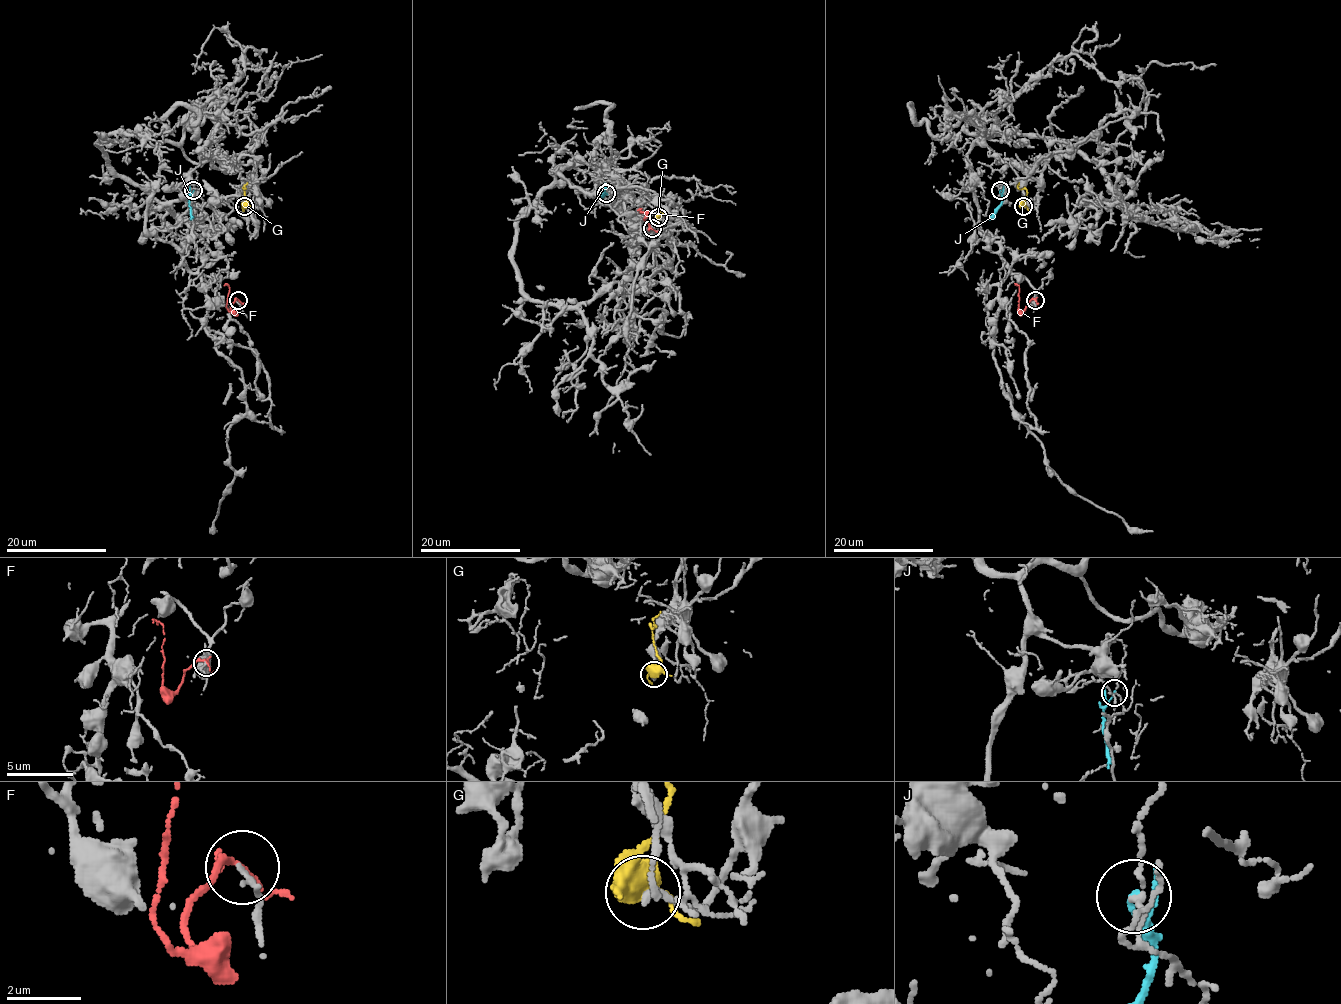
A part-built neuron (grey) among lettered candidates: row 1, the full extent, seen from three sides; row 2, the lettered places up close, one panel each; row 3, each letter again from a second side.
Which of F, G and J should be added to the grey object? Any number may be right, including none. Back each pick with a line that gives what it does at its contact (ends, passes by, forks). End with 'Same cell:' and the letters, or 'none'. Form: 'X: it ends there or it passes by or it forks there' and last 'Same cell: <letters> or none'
Same cell: none

